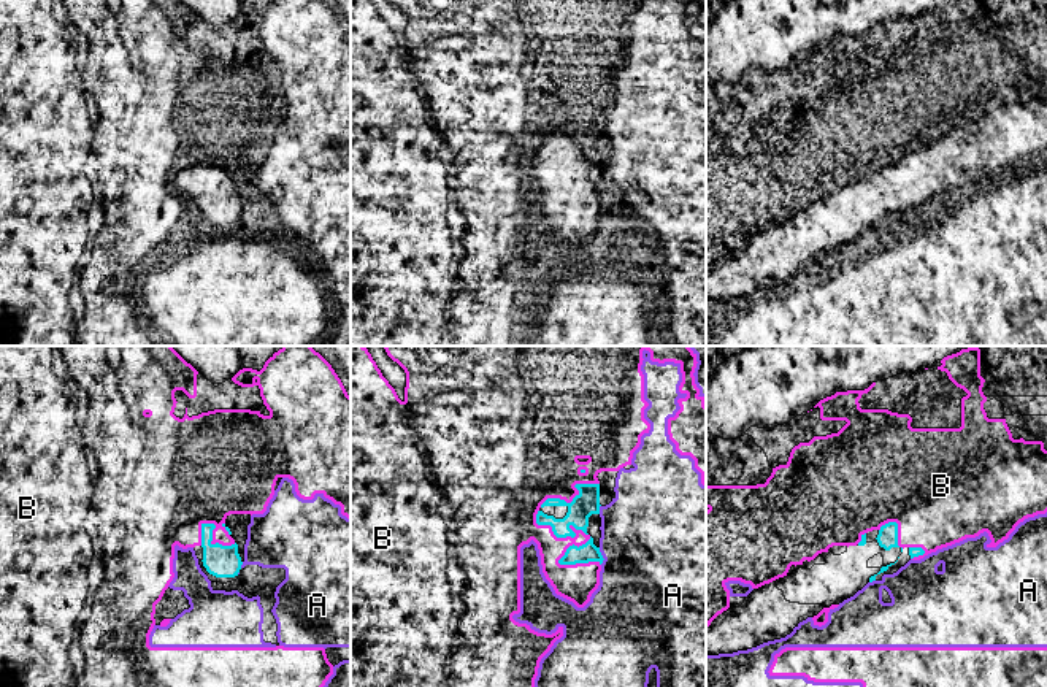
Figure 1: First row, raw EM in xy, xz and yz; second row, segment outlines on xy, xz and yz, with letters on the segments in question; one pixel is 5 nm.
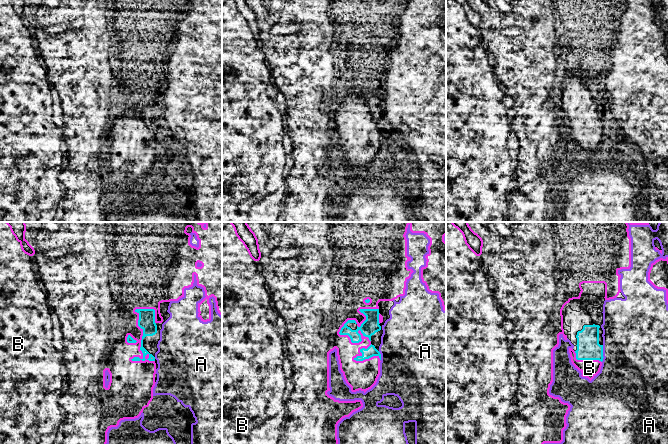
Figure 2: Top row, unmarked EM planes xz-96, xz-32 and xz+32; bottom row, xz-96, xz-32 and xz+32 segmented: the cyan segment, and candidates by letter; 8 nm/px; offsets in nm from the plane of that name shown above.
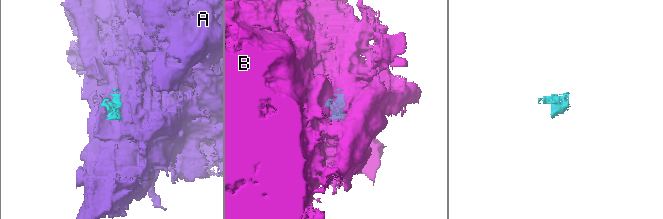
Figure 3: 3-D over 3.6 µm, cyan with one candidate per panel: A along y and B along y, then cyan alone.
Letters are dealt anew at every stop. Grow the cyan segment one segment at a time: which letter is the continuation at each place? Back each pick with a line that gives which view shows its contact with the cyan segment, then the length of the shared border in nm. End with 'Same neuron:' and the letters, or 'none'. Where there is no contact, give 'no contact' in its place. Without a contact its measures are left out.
Same neuron: none

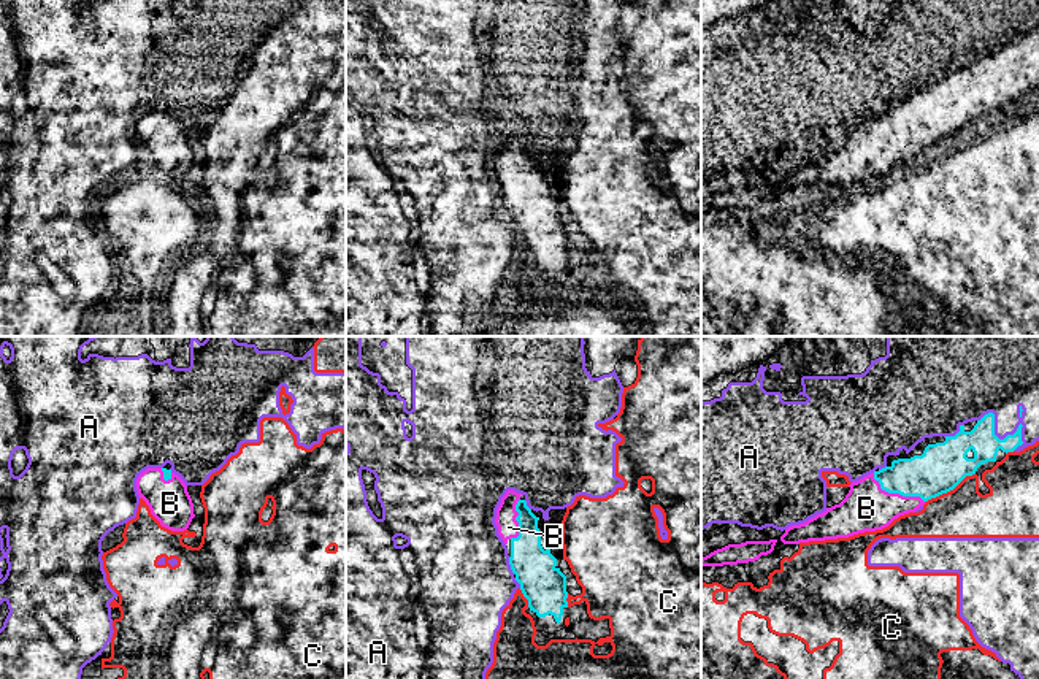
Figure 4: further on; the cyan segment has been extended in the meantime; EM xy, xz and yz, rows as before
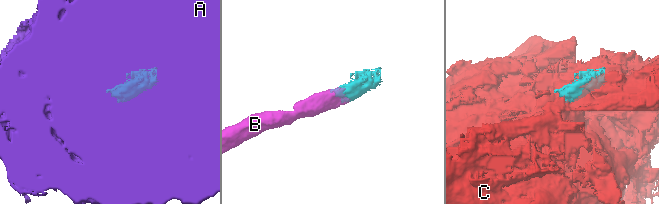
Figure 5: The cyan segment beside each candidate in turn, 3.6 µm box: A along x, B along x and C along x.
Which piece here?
B: yz | 300 nm
Same neuron: B

